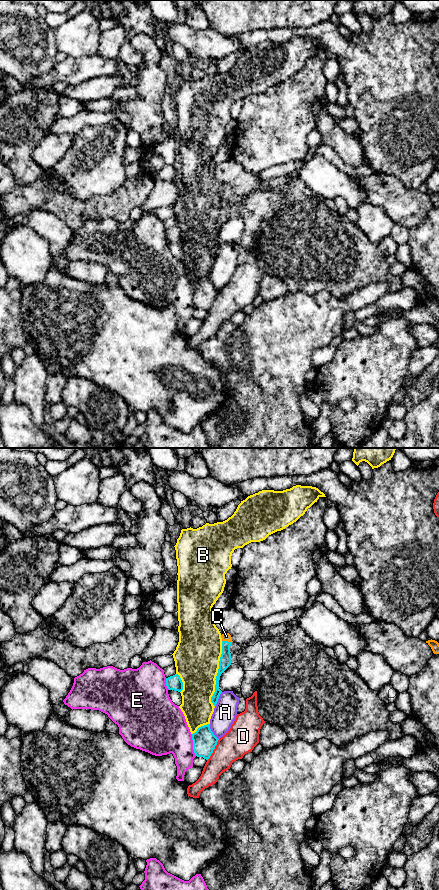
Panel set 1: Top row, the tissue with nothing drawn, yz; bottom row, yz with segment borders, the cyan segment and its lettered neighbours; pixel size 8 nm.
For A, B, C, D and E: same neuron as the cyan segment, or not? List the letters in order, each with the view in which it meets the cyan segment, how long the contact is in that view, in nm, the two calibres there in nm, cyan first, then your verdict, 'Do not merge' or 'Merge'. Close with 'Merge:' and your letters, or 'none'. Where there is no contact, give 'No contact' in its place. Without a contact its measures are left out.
A: Touches cyan in yz. Shared border 150 nm. Thickness 190 nm (cyan) against 190 nm. Do not merge
B: Touches cyan in yz. Shared border 550 nm. Thickness 100 nm (cyan) against 360 nm. Do not merge
C: Touches cyan in yz. Shared border 80 nm. Thickness 100 nm (cyan) against 60 nm. Merge
D: Touches cyan in yz. Shared border 200 nm. Thickness 190 nm (cyan) against 240 nm. Do not merge
E: Touches cyan in yz. Shared border 180 nm. Thickness 190 nm (cyan) against 360 nm. Do not merge
Merge: C

